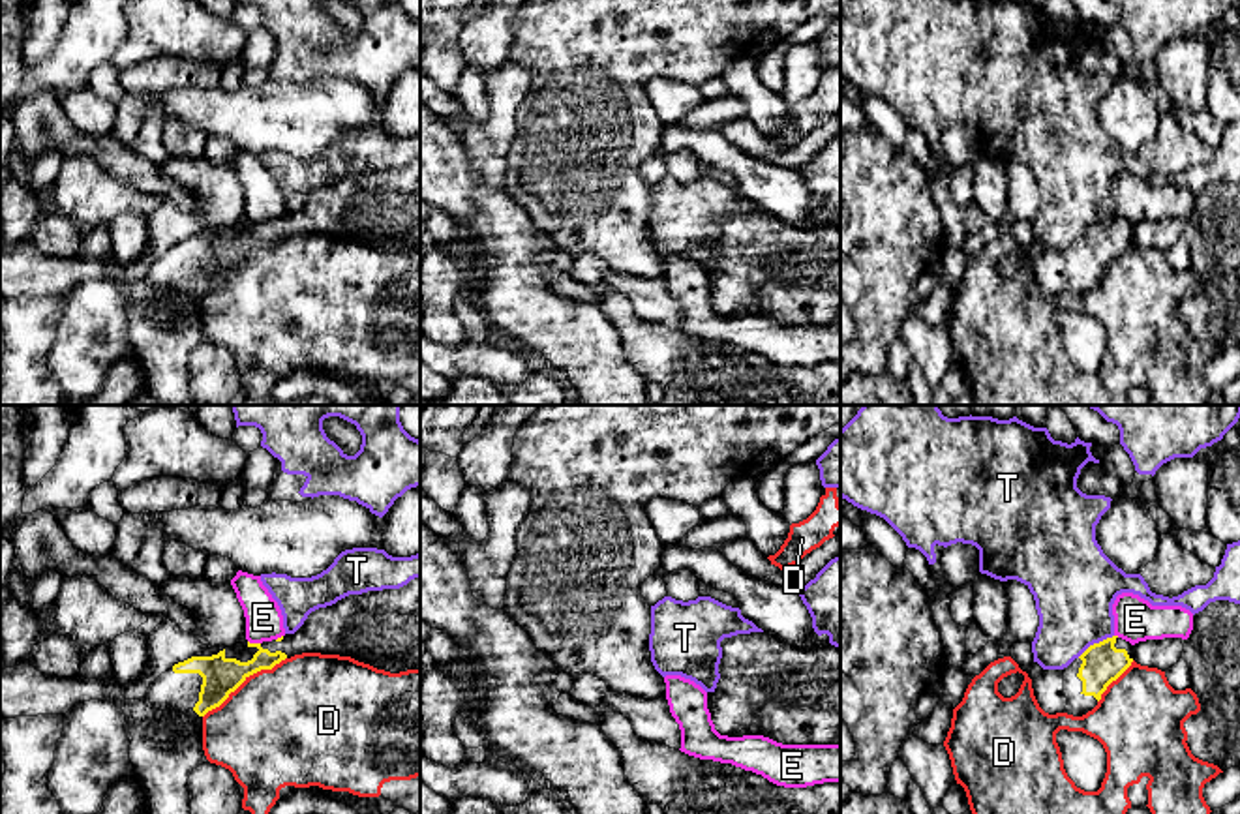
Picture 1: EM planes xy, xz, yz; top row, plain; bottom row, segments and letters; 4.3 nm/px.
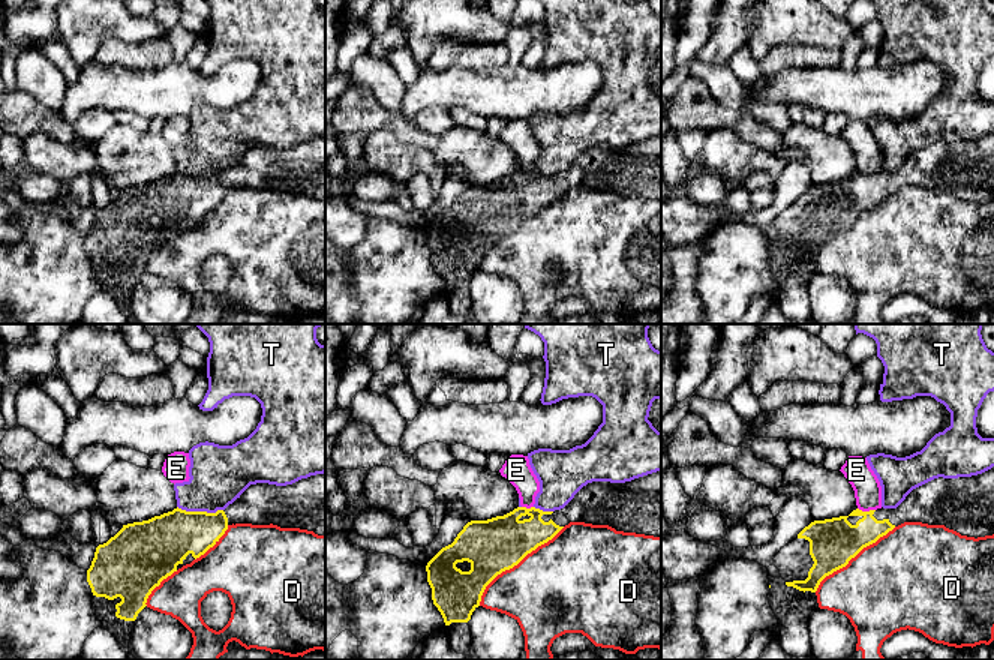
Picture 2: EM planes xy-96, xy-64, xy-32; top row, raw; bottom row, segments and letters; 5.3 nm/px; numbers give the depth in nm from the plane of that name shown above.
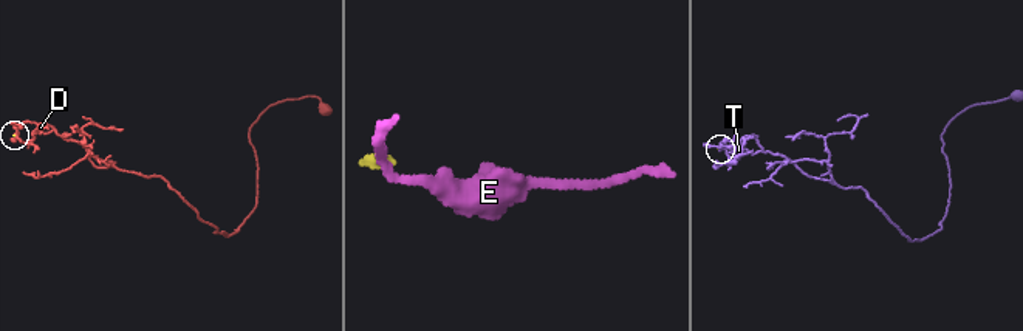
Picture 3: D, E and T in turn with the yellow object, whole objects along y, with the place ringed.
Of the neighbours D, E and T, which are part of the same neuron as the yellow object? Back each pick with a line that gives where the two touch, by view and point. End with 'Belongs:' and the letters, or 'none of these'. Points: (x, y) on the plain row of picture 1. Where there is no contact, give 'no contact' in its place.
Belongs: none of these

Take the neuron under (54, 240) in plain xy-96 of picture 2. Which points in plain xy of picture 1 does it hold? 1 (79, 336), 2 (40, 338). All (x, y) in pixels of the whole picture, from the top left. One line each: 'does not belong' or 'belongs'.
1: belongs
2: does not belong

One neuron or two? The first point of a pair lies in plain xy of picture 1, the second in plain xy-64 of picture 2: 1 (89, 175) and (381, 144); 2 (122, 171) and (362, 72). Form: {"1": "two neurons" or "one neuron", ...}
{"1": "one neuron", "2": "two neurons"}

